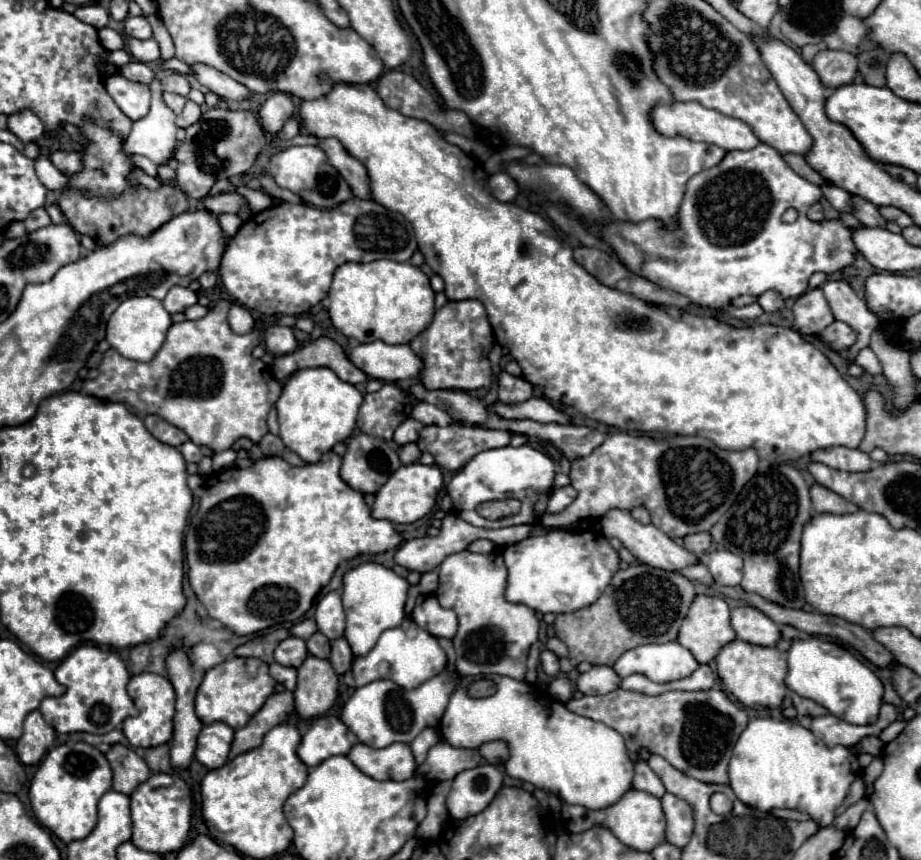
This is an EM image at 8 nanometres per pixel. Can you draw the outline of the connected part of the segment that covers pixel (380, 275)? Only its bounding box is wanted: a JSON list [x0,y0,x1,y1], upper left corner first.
[329,260,435,344]

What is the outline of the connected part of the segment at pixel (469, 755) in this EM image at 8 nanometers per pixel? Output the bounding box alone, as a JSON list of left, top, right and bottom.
[417,740,481,782]

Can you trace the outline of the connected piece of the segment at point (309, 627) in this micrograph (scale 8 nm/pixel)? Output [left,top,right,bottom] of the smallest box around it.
[289,618,317,640]

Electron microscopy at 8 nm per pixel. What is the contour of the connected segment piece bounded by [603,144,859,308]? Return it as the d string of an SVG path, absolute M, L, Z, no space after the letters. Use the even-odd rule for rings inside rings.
M759 144L751 150L727 152L721 164L689 180L687 194L679 212L677 230L667 230L655 220L641 224L611 222L603 232L603 240L611 244L611 248L619 254L621 262L629 270L647 276L647 280L663 288L671 288L683 296L689 296L697 304L719 308L729 304L737 296L759 296L767 290L775 290L783 298L799 298L801 294L805 294L807 280L813 272L839 272L851 266L859 256L853 244L853 230L843 226L839 218L831 222L813 222L807 218L807 202L817 200L819 186L795 174L775 148ZM789 208L795 208L799 214L793 224L781 220L783 212Z

